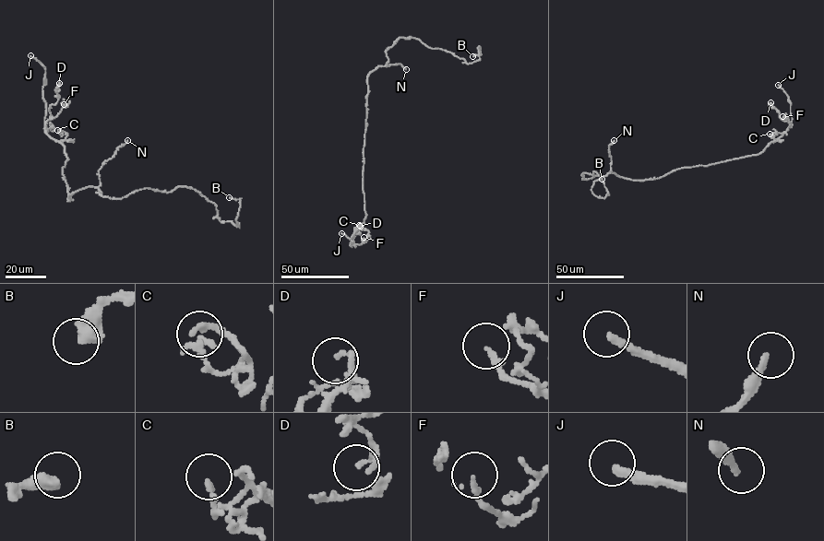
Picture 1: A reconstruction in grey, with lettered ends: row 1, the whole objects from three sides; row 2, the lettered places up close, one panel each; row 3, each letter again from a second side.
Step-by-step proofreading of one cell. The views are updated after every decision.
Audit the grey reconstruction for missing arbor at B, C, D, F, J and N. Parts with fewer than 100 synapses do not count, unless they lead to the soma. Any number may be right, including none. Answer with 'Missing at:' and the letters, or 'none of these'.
Missing at: J, N

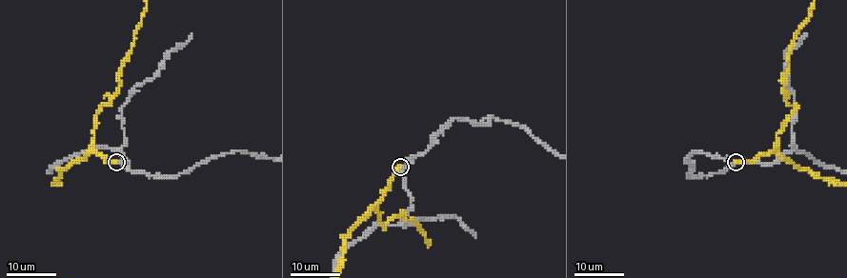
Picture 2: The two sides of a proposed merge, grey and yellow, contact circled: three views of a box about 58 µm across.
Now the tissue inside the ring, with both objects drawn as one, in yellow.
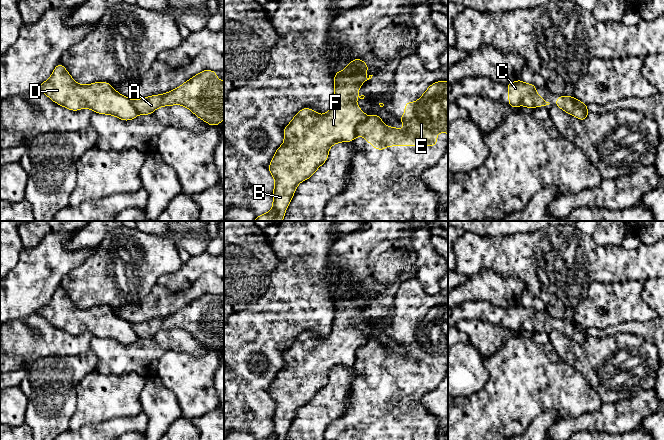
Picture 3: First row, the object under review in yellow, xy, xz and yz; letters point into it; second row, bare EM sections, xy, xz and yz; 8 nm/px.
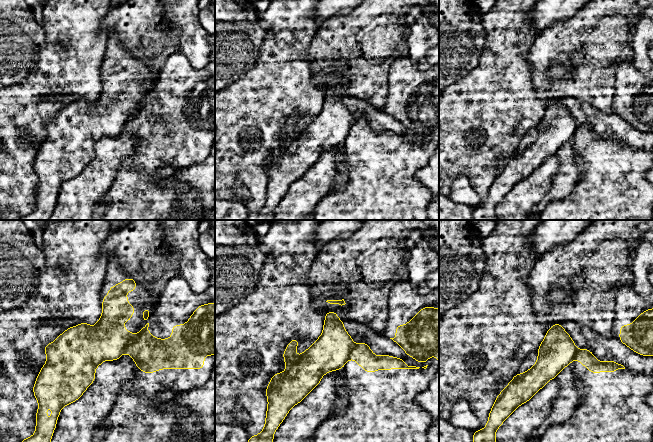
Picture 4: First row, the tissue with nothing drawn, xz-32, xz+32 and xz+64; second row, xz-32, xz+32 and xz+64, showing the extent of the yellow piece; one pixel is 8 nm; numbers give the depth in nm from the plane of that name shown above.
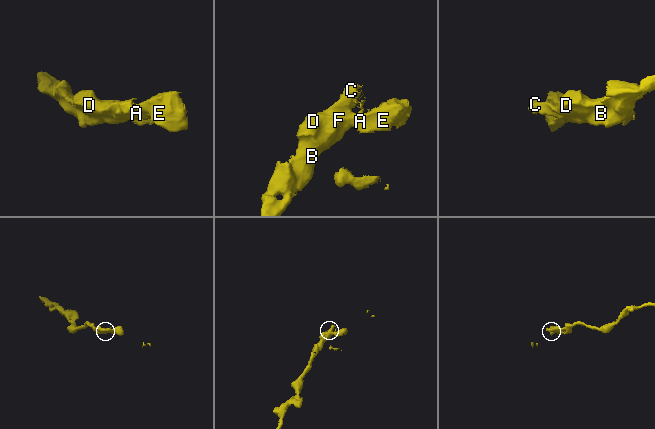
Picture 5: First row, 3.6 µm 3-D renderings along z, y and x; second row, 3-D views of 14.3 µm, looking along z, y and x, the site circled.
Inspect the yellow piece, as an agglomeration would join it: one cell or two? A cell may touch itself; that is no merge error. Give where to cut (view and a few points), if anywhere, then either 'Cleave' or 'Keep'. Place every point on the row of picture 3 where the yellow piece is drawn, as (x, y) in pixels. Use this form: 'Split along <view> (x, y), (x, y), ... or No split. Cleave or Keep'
Split along xz (367, 117), (357, 127), (355, 135). Cleave

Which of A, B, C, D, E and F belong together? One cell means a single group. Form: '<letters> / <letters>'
A E / B C D F

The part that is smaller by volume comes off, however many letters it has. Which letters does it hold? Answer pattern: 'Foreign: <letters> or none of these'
Foreign: A, E

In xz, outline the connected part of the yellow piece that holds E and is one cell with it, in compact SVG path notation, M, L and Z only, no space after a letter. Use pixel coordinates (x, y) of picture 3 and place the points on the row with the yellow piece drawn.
M448 82L431 84L418 101L406 102L404 110L405 115L398 117L406 126L404 130L386 126L377 114L372 114L357 127L356 136L363 136L376 150L387 146L436 146L438 132L448 135Z

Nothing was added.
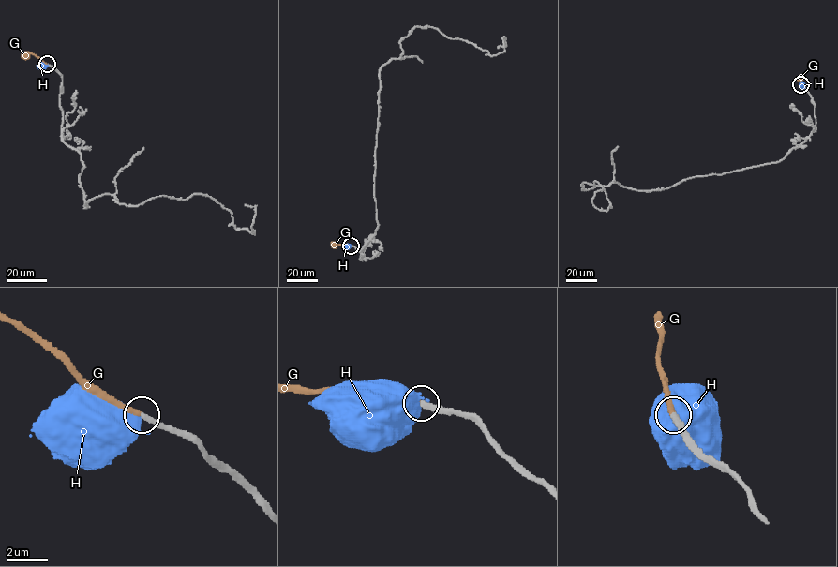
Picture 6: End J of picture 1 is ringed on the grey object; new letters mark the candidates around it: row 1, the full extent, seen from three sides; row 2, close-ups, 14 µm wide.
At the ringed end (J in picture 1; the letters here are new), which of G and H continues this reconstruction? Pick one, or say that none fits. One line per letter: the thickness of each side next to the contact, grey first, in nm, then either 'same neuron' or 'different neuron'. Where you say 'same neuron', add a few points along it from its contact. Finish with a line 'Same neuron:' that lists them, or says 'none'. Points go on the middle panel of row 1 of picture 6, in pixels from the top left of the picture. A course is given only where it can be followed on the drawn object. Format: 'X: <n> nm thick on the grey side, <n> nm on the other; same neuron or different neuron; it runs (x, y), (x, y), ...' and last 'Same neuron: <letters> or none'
G: 280 nm thick on the grey side, 280 nm on the other; same neuron; it runs (351, 246), (335, 244)
H: 280 nm thick on the grey side, 700 nm on the other; different neuron
Same neuron: G

